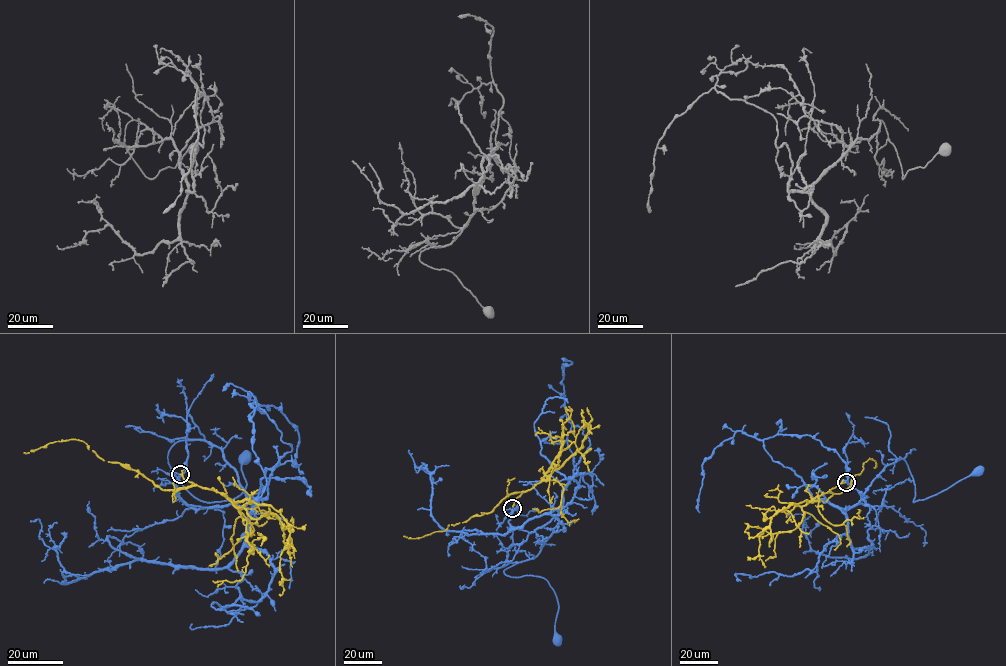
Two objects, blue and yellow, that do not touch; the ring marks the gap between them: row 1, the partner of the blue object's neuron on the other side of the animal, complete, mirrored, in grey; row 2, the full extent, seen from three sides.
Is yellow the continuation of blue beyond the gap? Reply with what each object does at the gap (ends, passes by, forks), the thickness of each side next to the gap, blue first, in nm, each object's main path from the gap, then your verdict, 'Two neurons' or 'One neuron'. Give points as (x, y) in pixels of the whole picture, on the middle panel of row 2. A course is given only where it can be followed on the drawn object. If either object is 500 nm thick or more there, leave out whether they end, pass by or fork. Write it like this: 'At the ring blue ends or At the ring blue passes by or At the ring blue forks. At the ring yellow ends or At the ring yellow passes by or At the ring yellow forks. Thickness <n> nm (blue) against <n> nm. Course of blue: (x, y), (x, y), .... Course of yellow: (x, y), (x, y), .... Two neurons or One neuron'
At the ring blue forks. At the ring yellow ends. Thickness 280 nm (blue) against 160 nm. Course of blue: (512, 509), (508, 522), (529, 532), (558, 520), (536, 556), (504, 572), (547, 580), (558, 603), (557, 642). Course of yellow: (512, 507), (516, 498), (547, 478), (580, 448), (588, 432), (582, 420), (584, 425), (581, 427). Two neurons

